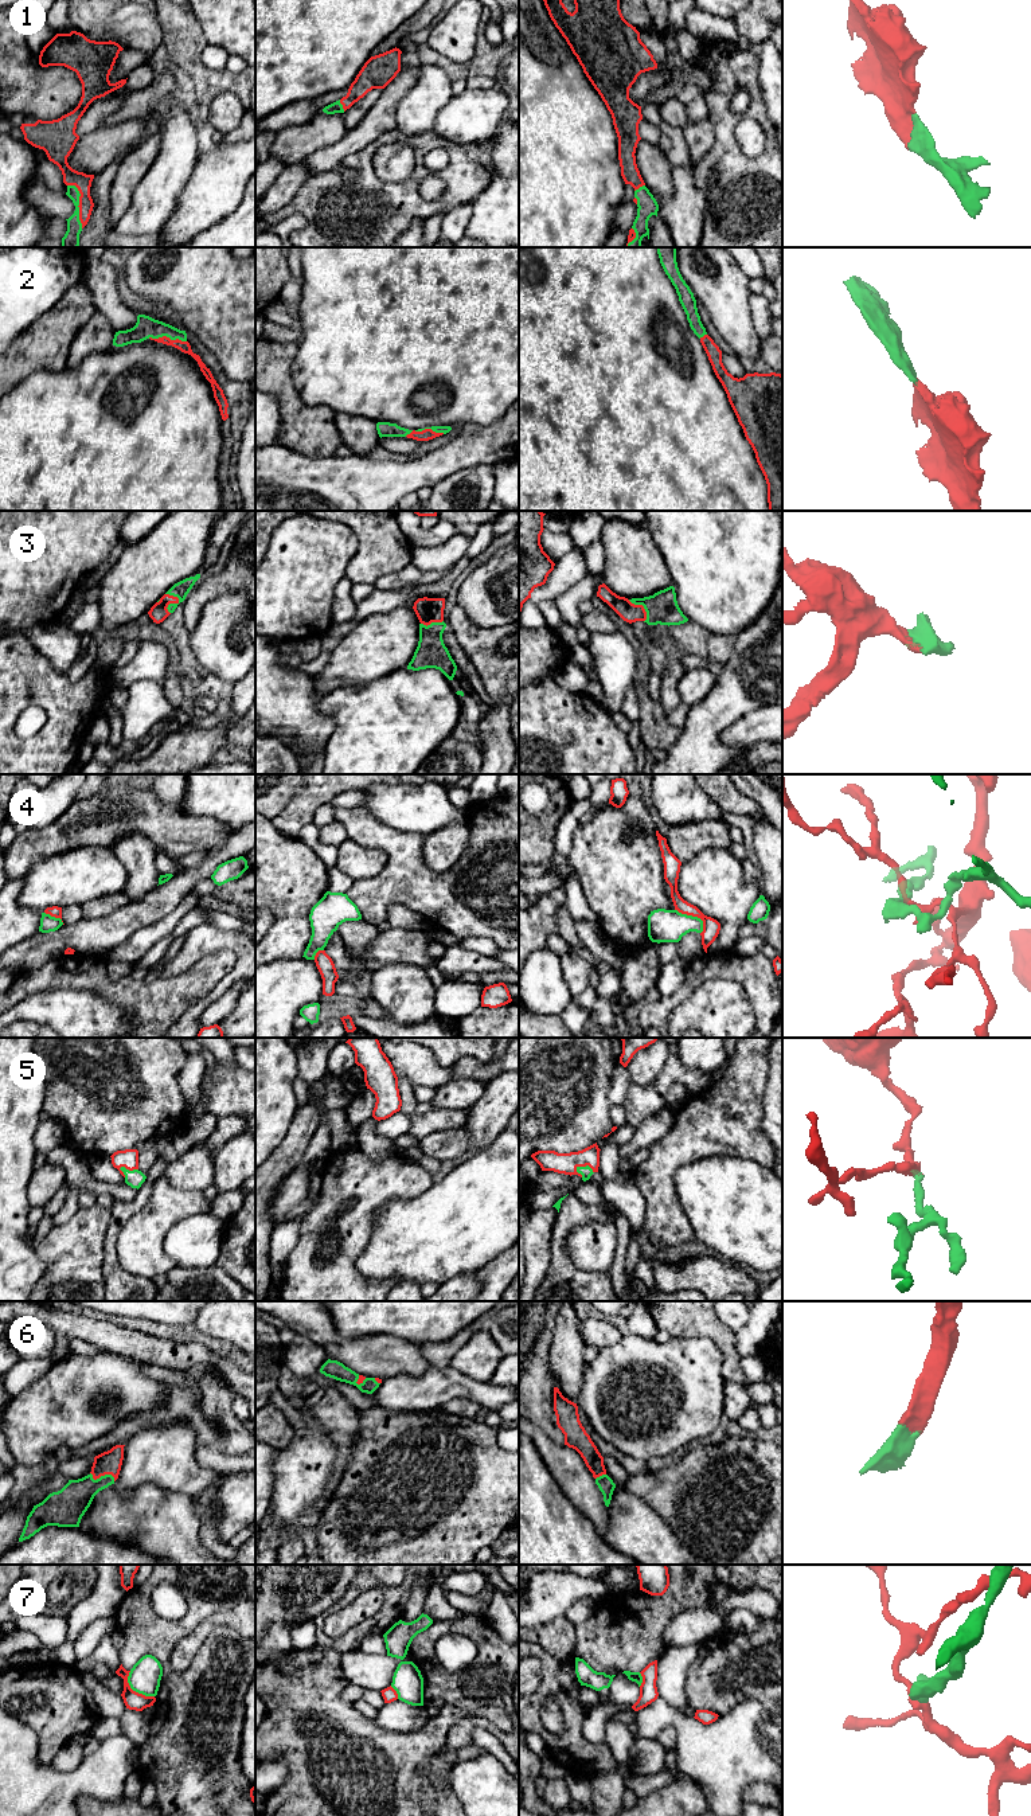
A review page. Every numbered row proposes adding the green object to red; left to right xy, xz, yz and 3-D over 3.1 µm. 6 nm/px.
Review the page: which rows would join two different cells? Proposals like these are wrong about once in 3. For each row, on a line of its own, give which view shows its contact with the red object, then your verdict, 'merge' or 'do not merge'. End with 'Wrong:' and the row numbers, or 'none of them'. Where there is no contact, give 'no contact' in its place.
1: contact in xy; merge
2: contact in xy; merge
3: contact in xy; merge
4: contact in yz; do not merge
5: contact in yz; merge
6: contact in xy; merge
7: contact in xy; do not merge
Wrong: 4, 7

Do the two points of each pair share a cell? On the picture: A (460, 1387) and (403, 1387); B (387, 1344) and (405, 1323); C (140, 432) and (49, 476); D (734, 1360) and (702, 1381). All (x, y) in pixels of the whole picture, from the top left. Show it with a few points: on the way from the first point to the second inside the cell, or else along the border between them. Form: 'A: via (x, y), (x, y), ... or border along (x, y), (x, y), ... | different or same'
A: via (446, 1387), (417, 1387) | same
B: border along (362, 1335), (394, 1335), (417, 1344) | different
C: via (117, 455), (96, 476), (71, 476) | same
D: border along (710, 1339), (722, 1356), (722, 1375), (726, 1379) | different

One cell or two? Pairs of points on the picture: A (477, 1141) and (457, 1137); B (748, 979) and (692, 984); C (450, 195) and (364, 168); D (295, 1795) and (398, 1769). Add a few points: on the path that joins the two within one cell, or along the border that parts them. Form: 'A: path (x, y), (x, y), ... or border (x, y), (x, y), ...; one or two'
A: border (464, 1125), (467, 1151), (456, 1160); two
B: path (734, 971), (706, 971); one
C: path (428, 206), (391, 200), (382, 191); one
D: path (320, 1787), (336, 1775), (367, 1775), (373, 1772); one

